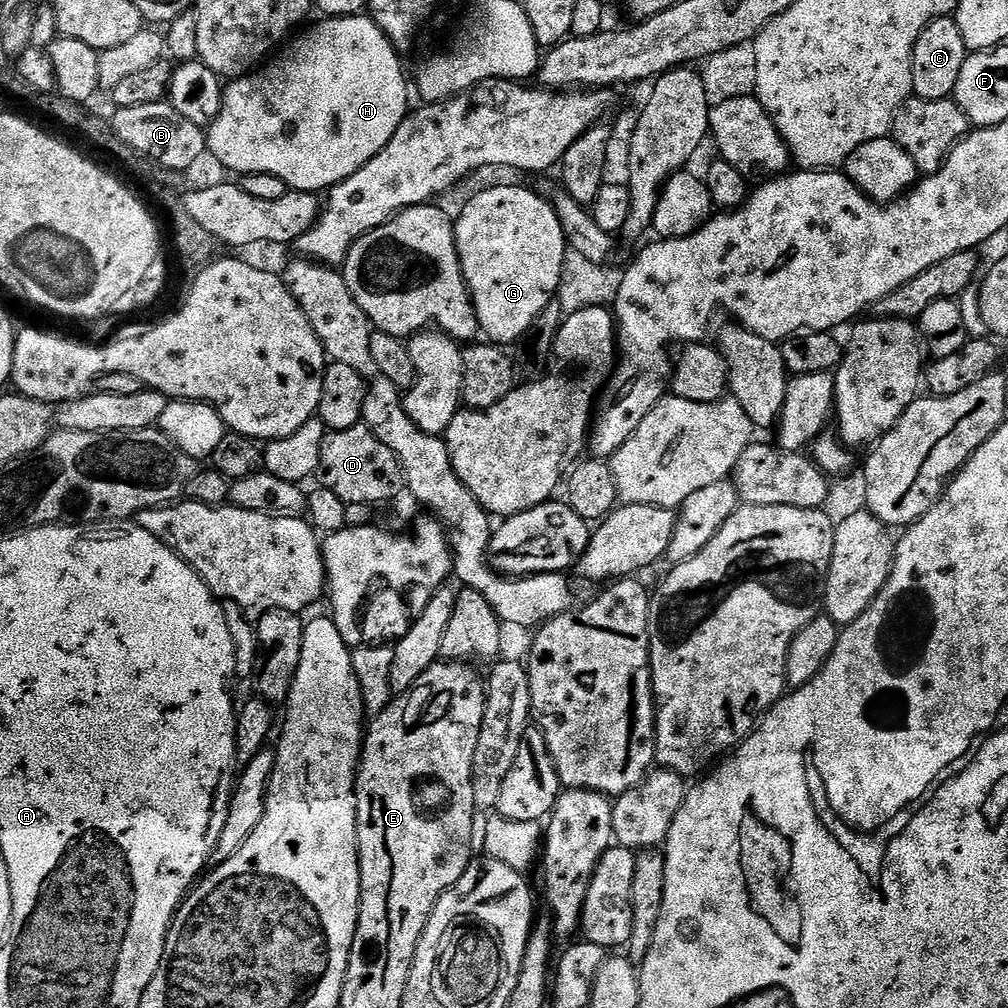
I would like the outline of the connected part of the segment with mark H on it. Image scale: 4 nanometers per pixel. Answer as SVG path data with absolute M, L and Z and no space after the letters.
M367 15L337 16L324 18L321 21L321 24L314 25L309 32L301 31L299 33L301 36L297 35L279 53L281 56L277 60L269 59L259 70L253 70L246 76L237 76L225 87L222 110L212 127L206 132L207 151L211 155L212 152L216 155L216 160L222 167L229 168L230 171L236 172L235 174L250 172L274 174L274 178L282 178L282 182L286 182L289 189L320 194L325 190L331 190L334 185L340 184L346 178L350 178L350 174L362 170L362 166L366 166L366 162L370 162L370 158L374 158L374 154L378 154L378 150L382 150L382 146L386 146L386 142L390 142L390 138L394 138L394 130L398 130L398 126L410 111L410 105L408 105L410 80L409 77L408 80L404 77L404 68L400 65L401 53L390 43L388 35L377 26L376 21Z

